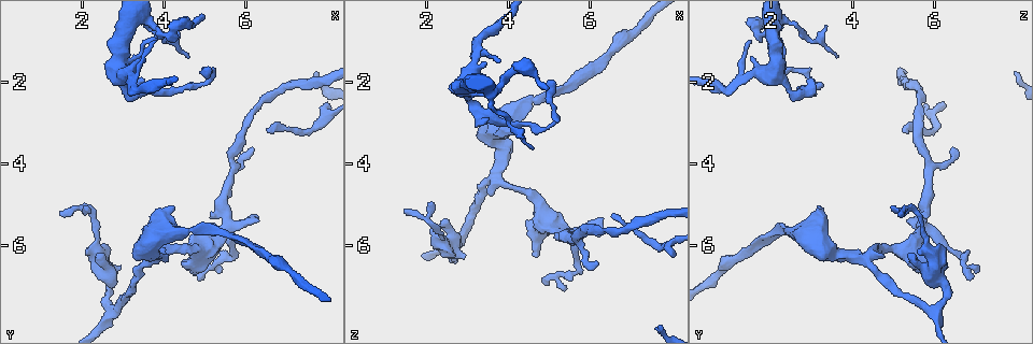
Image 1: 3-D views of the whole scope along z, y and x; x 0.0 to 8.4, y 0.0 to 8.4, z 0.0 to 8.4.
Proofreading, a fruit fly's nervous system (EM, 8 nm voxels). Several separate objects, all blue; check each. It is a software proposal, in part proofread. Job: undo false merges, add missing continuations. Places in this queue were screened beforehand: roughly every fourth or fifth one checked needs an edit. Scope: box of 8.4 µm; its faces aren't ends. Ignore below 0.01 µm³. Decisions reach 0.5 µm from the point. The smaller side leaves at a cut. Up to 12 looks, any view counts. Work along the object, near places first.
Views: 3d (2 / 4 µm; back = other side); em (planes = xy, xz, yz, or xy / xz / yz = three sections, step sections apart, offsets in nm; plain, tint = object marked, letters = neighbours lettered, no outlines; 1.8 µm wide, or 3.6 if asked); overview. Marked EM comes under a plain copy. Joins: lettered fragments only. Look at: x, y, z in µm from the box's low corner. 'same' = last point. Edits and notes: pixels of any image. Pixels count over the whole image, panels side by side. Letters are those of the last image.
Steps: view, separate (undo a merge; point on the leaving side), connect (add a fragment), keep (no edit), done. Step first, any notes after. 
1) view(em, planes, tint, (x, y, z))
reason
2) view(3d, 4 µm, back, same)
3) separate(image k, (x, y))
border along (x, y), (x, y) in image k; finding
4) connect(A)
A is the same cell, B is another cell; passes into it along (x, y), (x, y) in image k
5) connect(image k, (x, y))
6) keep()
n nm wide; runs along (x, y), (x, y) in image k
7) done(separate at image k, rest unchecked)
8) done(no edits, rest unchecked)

view(3d, 2 µm, (5.70, 6.25, 6.60))

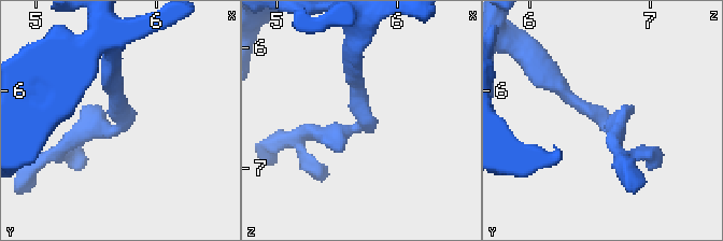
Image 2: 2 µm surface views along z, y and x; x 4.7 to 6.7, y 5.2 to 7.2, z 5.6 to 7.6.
view(em, xy, step 8, tint, (5.68, 6.22, 6.60))
now the EM

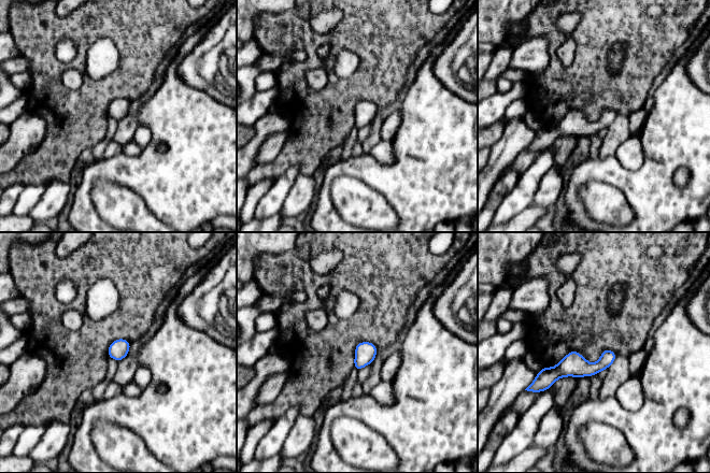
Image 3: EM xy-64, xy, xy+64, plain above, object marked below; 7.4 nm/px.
view(em, planes, letters, same)

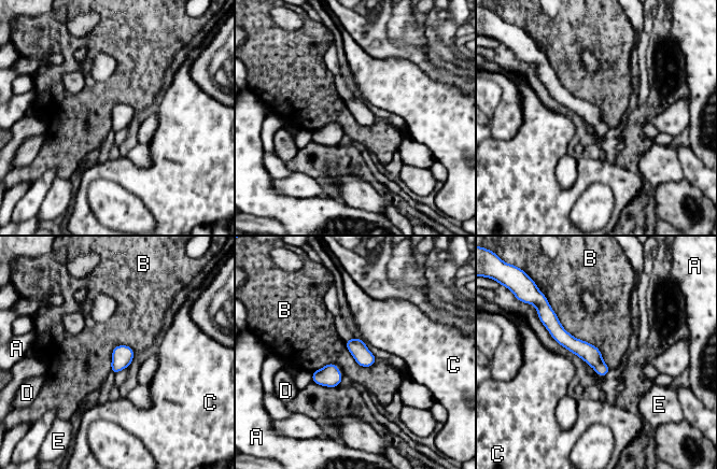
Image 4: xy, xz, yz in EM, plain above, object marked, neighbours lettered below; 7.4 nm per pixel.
keep()
A, B, C, D and E are other cells; border along (547, 300), (609, 369) in image 4; one neuron here

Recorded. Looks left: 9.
view(em, xy, step 4, letters, (3.70, 6.25, 4.35))
narrows sharply

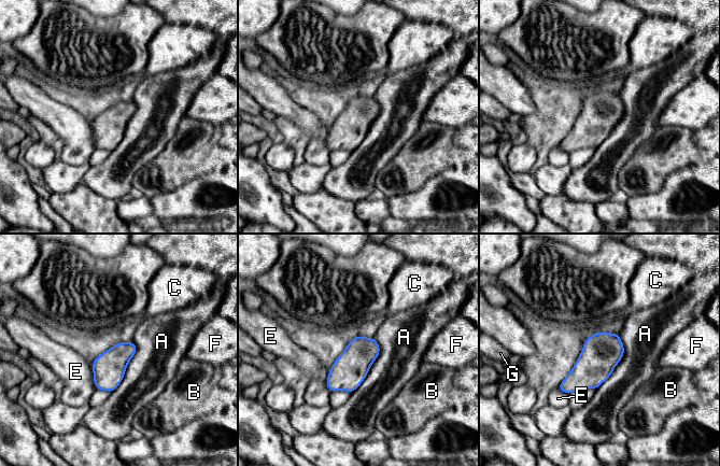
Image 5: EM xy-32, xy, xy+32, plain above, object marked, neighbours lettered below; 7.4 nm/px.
keep()
A, B, C, E, F and G are other cells; border along (619, 333), (623, 356), (595, 390) in image 5; all the same neuron

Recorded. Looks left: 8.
view(3d, 4 µm, (2.85, 1.80, 2.05))
arms part here

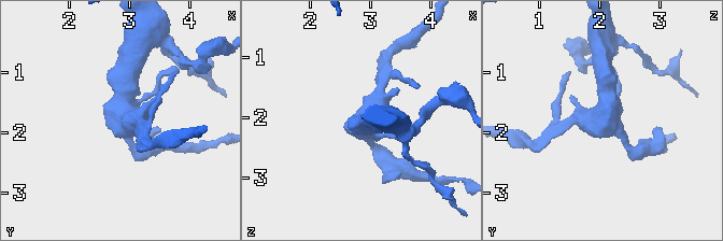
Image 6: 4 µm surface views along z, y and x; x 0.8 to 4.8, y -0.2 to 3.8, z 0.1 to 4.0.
view(em, yz, step 4, letters, (2.95, 1.75, 2.10))

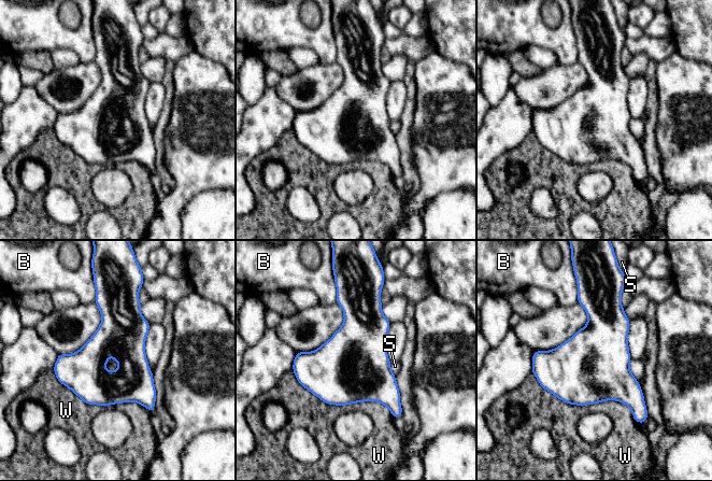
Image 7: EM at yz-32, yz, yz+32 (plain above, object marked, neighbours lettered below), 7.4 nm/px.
keep()
B, S and W are other cells; continuous, no second neuron

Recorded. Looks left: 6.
view(em, planes, letters, (5.15, 1.70, 2.00))
branch stops here

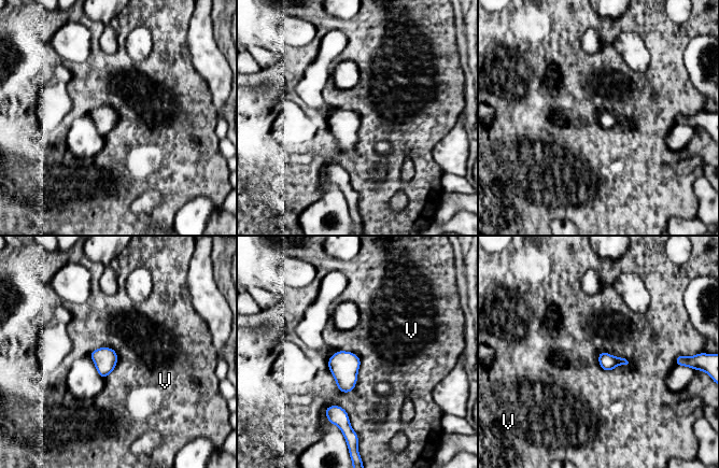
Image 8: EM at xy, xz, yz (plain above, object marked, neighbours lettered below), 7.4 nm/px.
keep()
V is another cell; border along (338, 350), (360, 358), (349, 393) in image 8; no lettered fragment goes on from it

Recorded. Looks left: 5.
view(3d, 4 µm, back, (6.55, 3.20, 5.20))
thin end

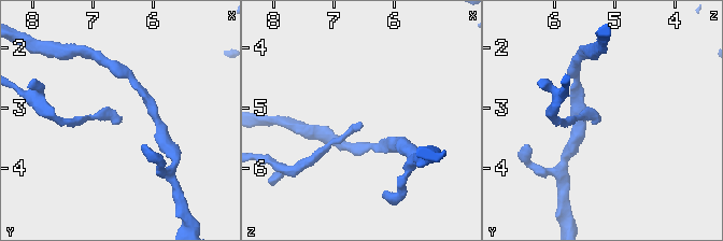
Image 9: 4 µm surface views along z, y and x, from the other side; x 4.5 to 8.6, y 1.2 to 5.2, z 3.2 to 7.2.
view(em, planes, letters, (6.60, 3.20, 5.20))

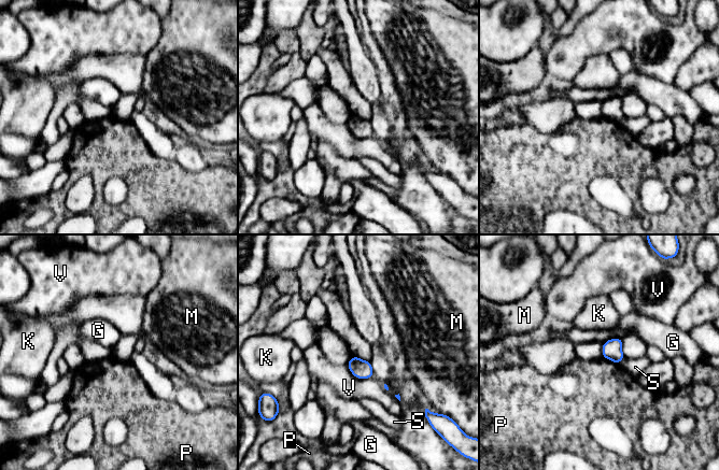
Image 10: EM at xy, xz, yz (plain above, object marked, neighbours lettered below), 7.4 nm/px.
keep()
G, K, M, P, S and V are other cells; border along (603, 357), (619, 364) in image 10; no lettered fragment goes on from it

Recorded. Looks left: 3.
done(no edits, rest unchecked)

